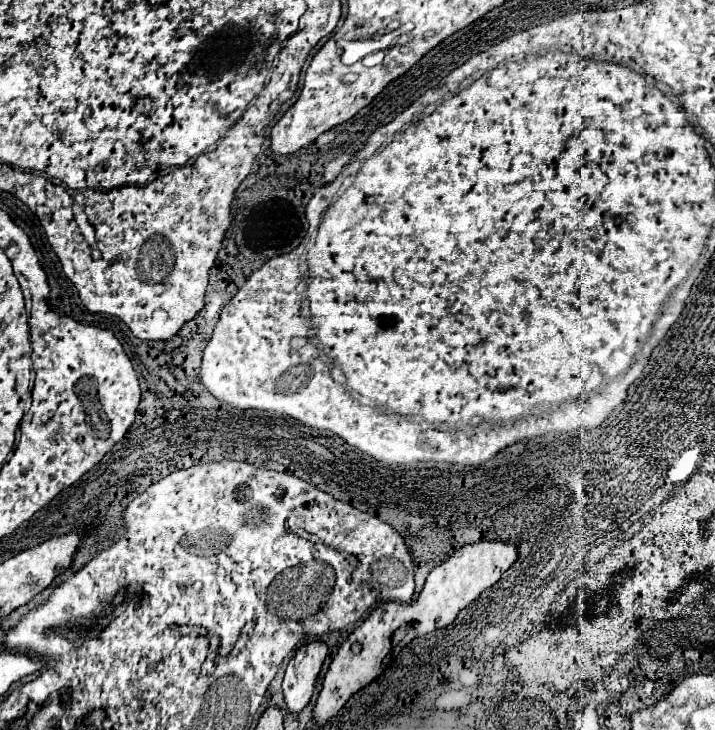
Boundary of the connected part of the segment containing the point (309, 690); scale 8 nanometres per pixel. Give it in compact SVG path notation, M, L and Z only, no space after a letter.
M322 640L304 642L294 650L282 682L286 706L292 714L298 714L310 702L318 672L326 656L328 656L328 646Z

